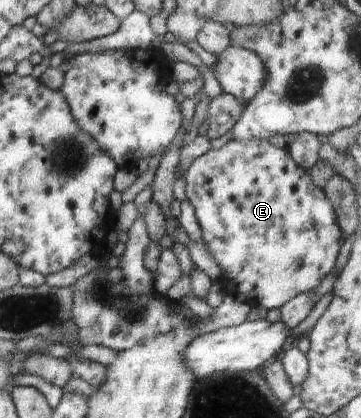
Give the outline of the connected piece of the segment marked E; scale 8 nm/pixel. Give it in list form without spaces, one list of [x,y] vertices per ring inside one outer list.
[[[229,140],[225,146],[219,150],[210,149],[203,156],[197,158],[185,171],[185,194],[187,200],[195,209],[195,216],[199,221],[199,226],[203,231],[203,241],[209,247],[209,253],[213,260],[217,262],[221,269],[219,281],[223,284],[235,282],[235,288],[246,297],[246,300],[255,300],[259,306],[265,310],[275,308],[281,309],[283,304],[296,298],[299,294],[310,292],[317,288],[319,284],[335,269],[335,264],[344,241],[343,232],[338,226],[331,202],[327,199],[325,192],[313,184],[307,171],[295,165],[287,149],[276,148],[269,141],[249,140]]]

